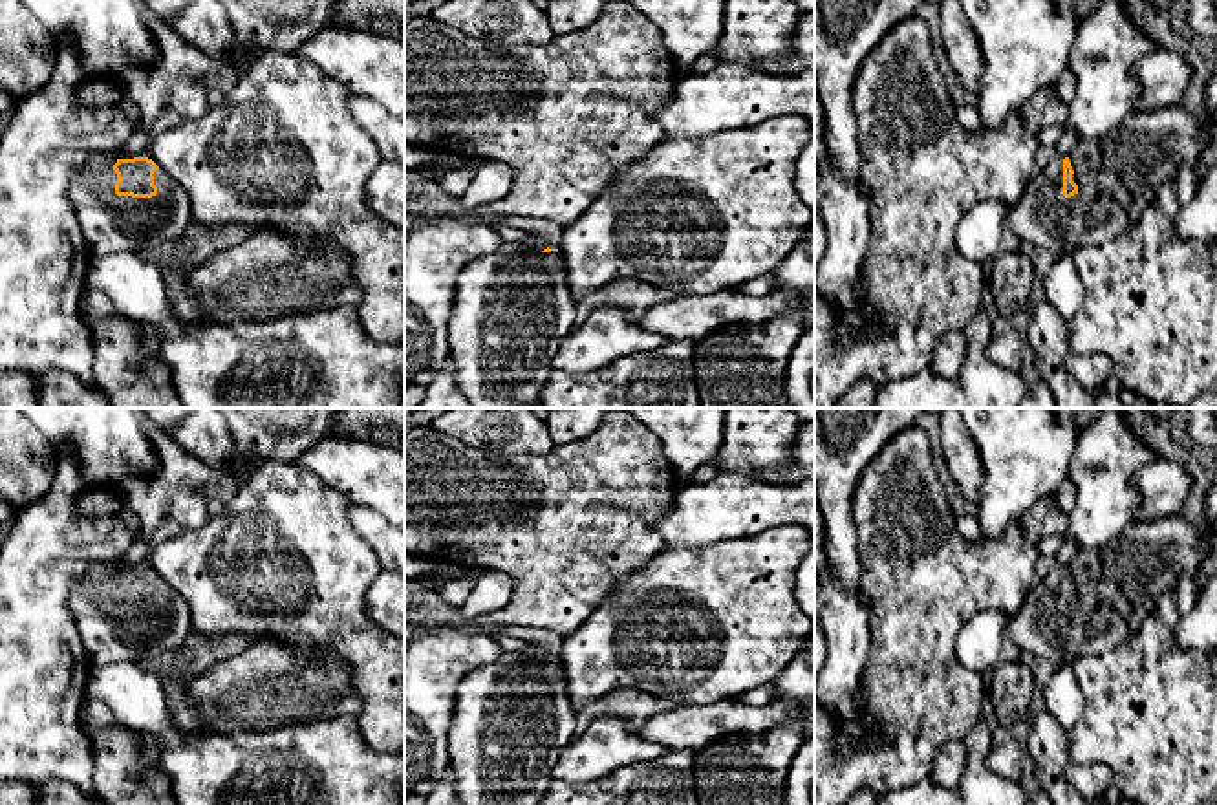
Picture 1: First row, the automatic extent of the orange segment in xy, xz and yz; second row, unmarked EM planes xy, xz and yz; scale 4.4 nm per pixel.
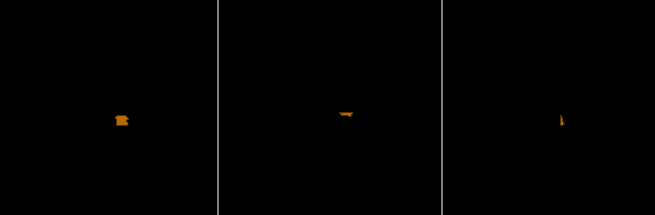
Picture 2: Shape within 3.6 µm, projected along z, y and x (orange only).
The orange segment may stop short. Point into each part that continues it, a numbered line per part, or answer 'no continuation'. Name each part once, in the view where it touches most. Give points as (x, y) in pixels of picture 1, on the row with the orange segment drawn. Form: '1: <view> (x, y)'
1: xy (110, 224)

